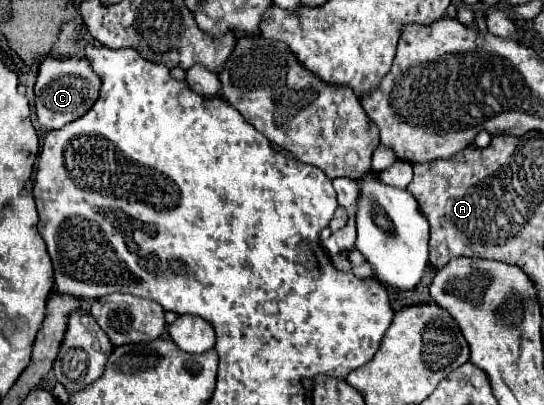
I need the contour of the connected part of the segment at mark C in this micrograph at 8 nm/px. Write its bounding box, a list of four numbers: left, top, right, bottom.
[34,56,102,128]

